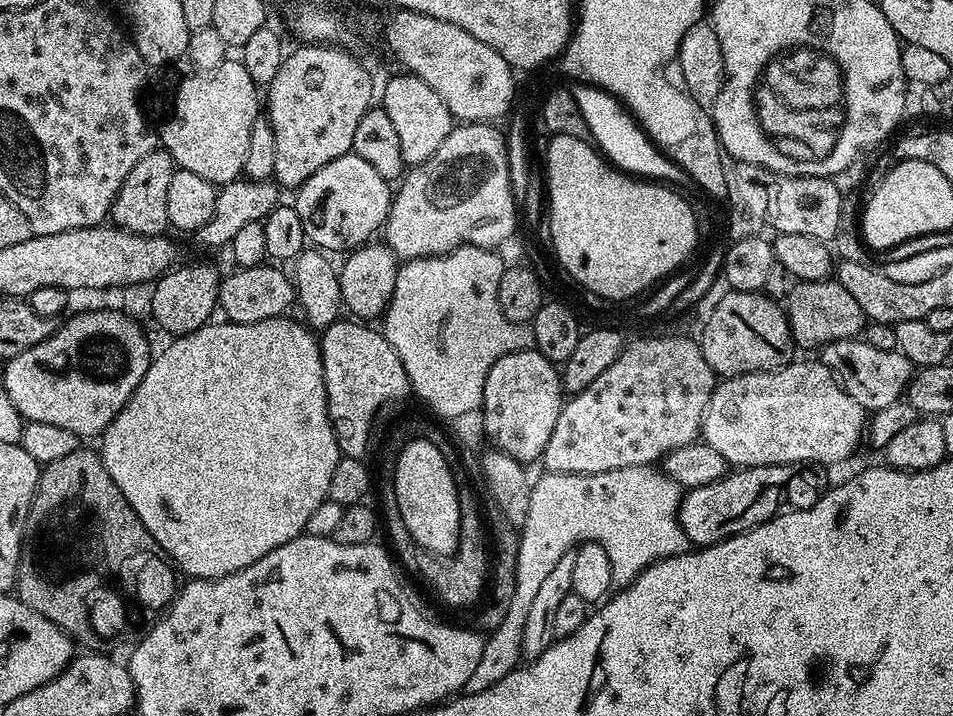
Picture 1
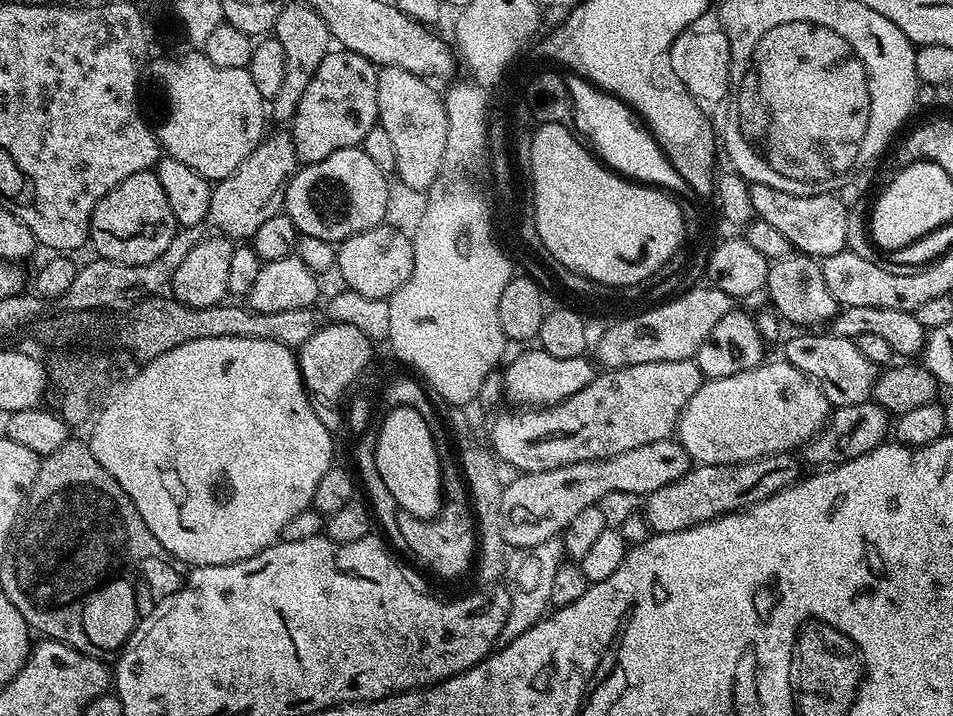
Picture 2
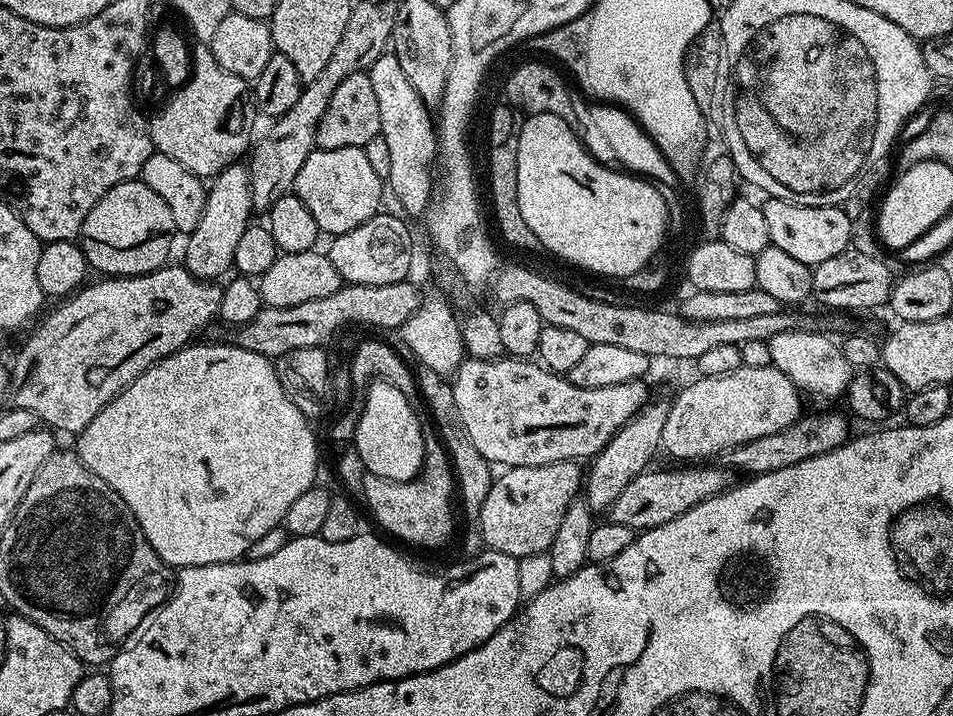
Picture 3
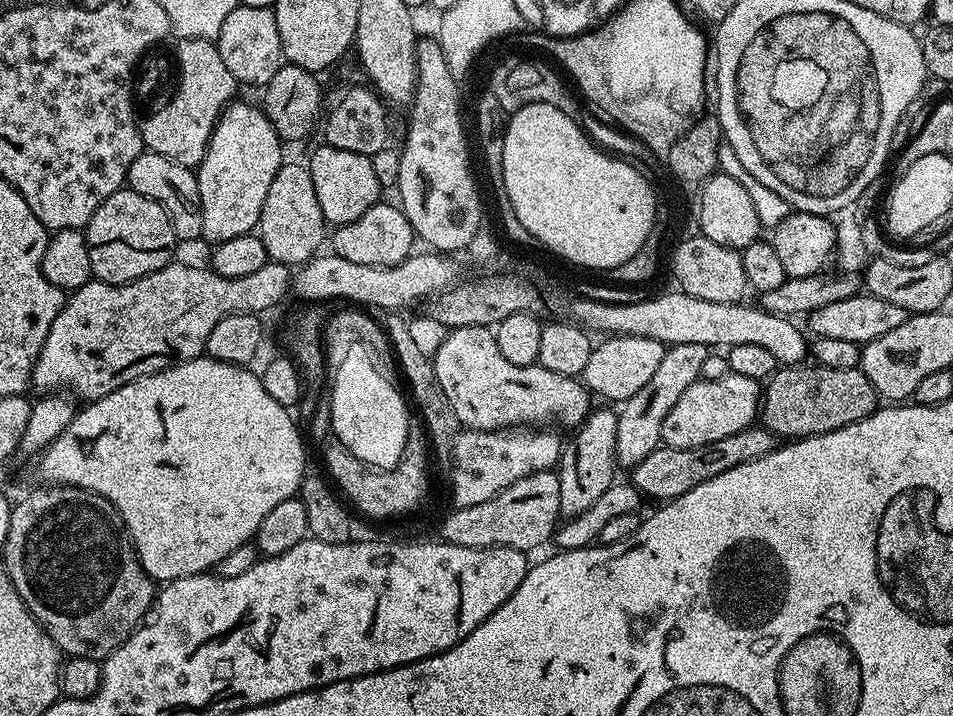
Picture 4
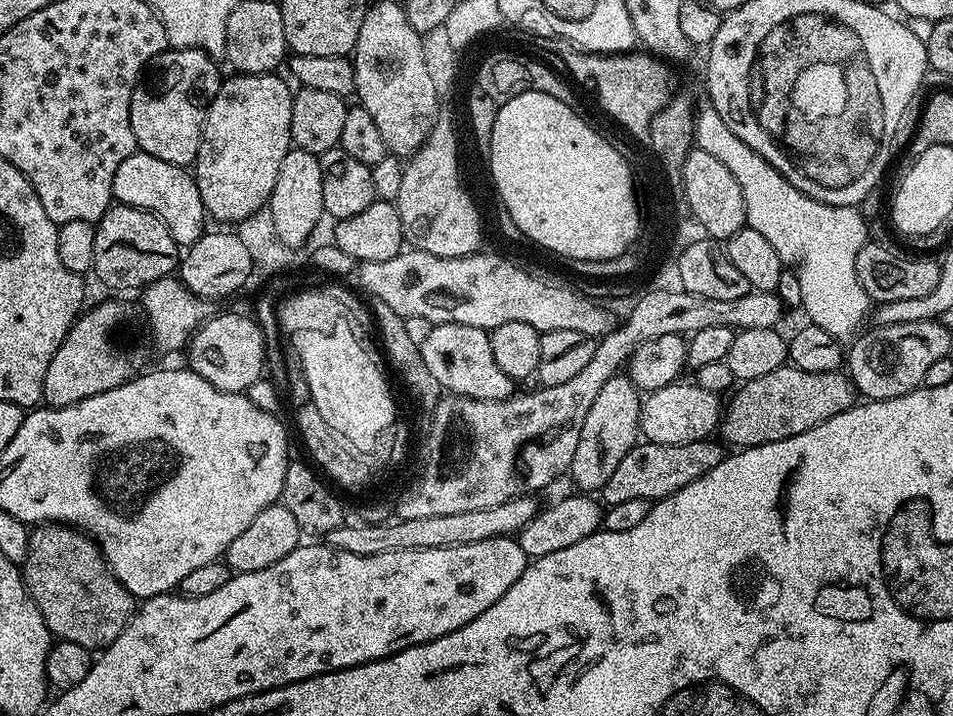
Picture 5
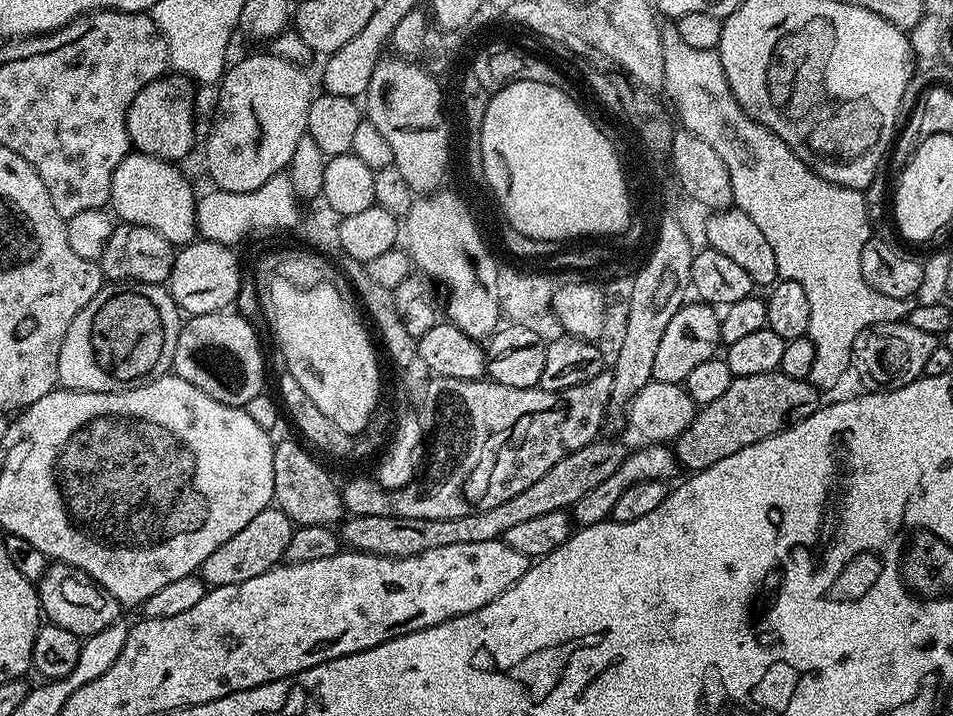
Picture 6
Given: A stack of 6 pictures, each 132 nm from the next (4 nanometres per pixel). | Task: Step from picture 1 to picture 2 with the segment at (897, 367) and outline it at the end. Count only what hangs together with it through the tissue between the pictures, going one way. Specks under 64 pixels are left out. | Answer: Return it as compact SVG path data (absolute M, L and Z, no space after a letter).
M831 334L790 337L788 345L784 348L783 359L790 366L802 370L802 374L811 376L829 405L837 408L869 399L878 375L878 365L870 362L870 358L866 358L862 350L858 350L855 340Z

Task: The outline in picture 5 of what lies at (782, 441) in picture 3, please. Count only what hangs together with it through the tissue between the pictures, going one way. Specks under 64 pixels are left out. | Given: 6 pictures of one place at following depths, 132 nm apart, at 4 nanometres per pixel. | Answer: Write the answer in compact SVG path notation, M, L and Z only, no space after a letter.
M719 439L695 440L685 444L650 444L637 442L622 458L622 463L614 469L614 475L606 478L606 486L602 490L605 505L626 502L626 498L642 498L649 502L665 500L670 494L682 490L682 486L690 486L702 474L710 474L718 462L722 462L726 448Z

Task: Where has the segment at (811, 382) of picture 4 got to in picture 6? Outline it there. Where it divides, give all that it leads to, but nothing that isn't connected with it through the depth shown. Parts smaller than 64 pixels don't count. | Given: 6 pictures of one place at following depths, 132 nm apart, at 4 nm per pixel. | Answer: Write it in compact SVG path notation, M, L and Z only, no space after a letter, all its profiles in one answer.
M775 370L768 373L750 374L749 377L735 377L730 387L715 402L703 405L696 417L682 430L682 434L674 442L676 462L681 469L688 468L689 473L701 472L714 462L722 462L722 458L730 458L730 454L738 454L746 446L754 446L754 442L762 442L762 438L770 438L787 428L794 427L799 420L810 418L810 414L822 407L821 393L807 380L790 378L785 372Z

